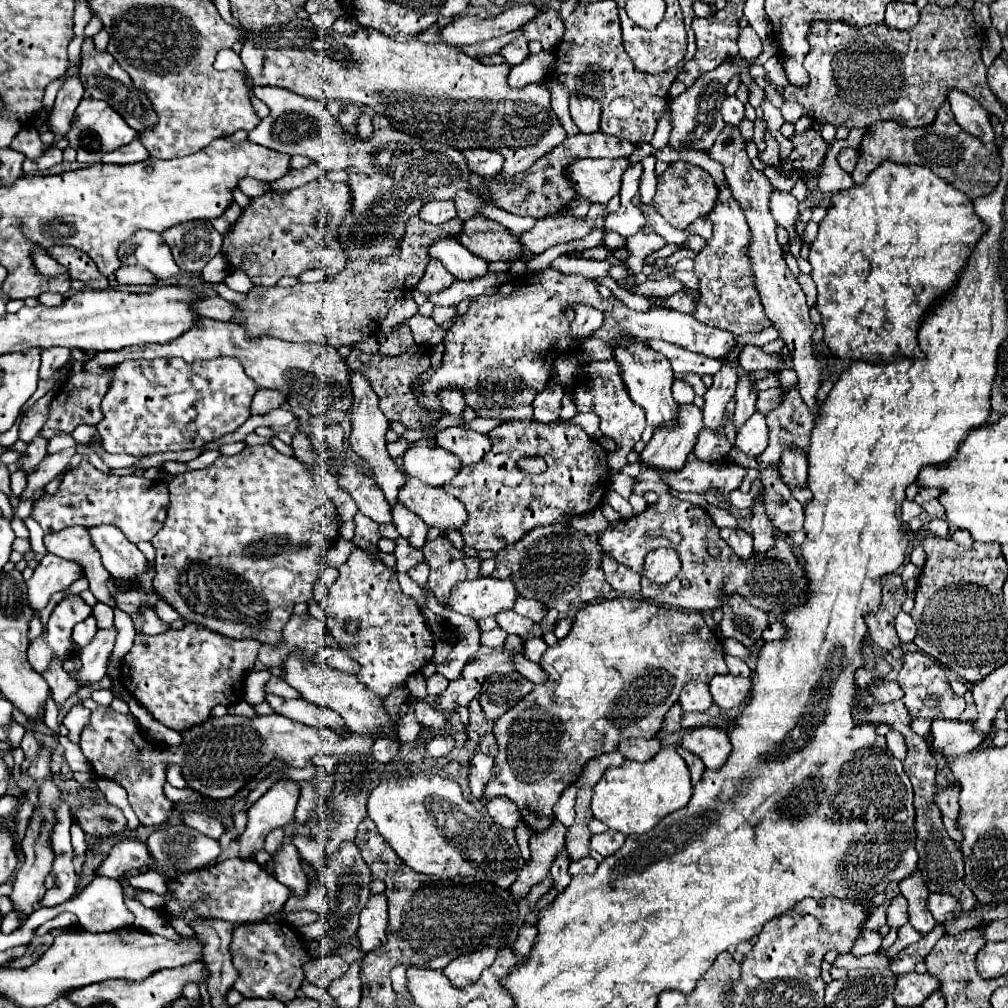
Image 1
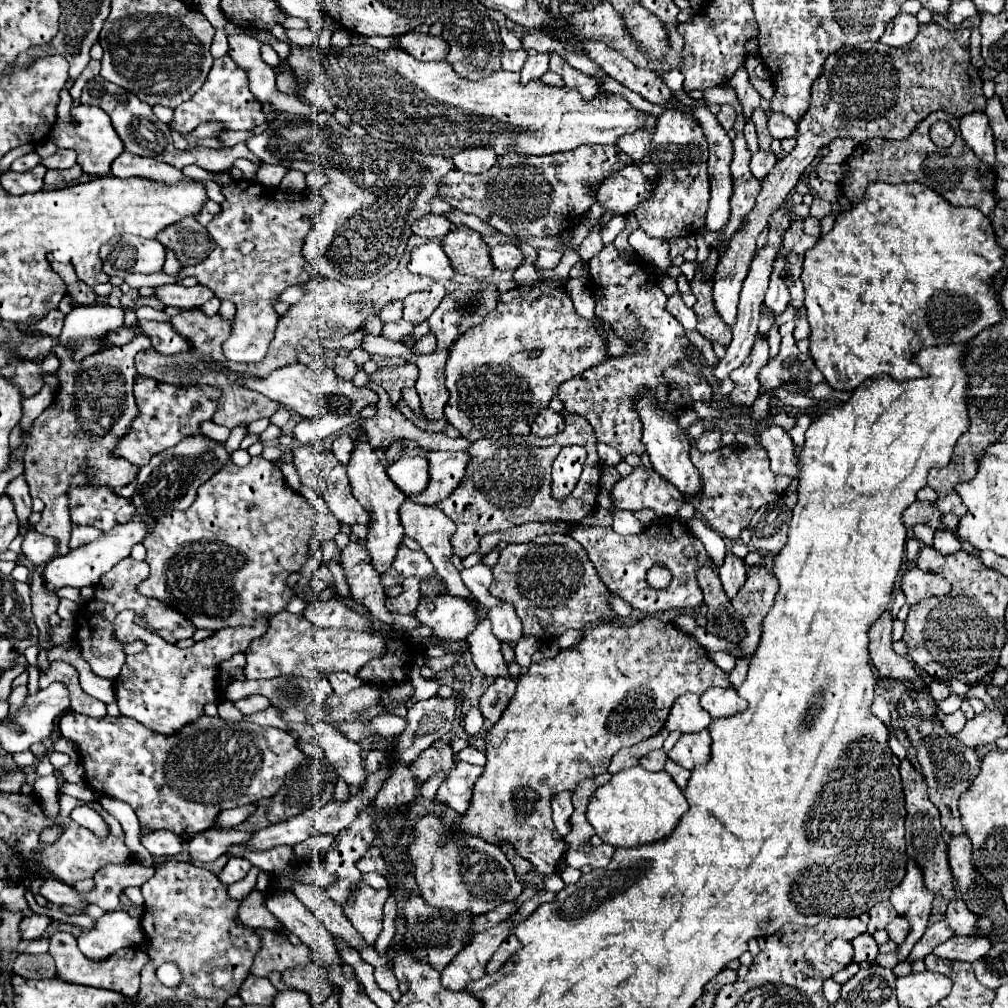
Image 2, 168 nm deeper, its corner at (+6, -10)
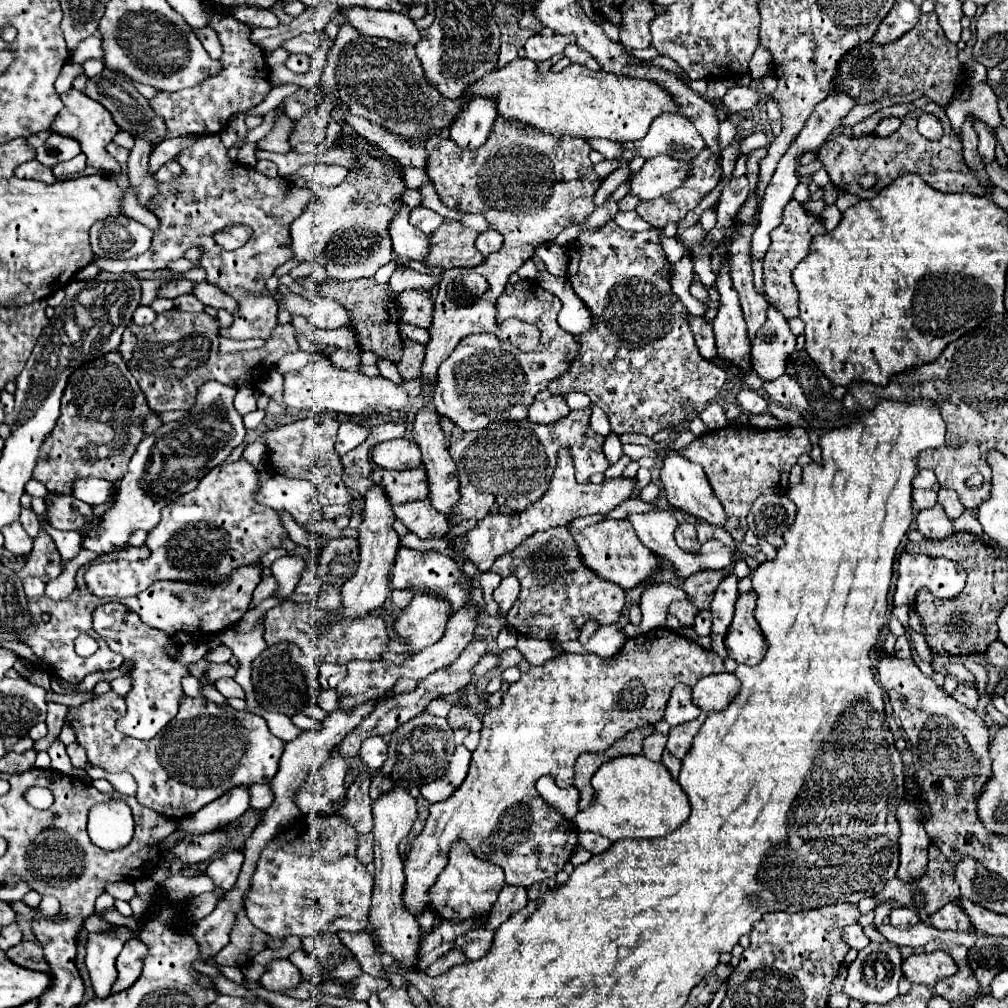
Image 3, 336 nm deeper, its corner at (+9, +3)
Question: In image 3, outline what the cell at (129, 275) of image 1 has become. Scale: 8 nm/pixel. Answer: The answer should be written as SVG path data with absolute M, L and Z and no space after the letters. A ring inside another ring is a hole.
M193 282L193 292L191 292L197 300L201 300L203 304L209 304L213 308L225 308L227 312L233 314L235 310L235 300L229 298L225 292L221 292L219 288L211 286L209 282Z

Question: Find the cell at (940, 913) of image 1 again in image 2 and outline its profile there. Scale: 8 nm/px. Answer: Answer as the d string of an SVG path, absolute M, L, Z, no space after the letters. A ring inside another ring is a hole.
M954 899L950 905L948 905L948 911L946 911L946 917L944 917L950 927L954 929L956 935L980 935L978 933L978 917L966 909L964 901L962 899Z

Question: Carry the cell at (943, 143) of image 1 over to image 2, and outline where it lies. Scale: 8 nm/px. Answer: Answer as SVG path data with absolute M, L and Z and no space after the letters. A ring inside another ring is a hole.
M936 111L930 113L916 129L914 133L904 141L888 141L888 139L870 139L864 141L854 149L854 153L844 161L842 165L846 169L844 179L840 181L840 193L852 203L858 205L864 197L864 191L868 183L872 181L884 181L884 183L922 183L934 189L938 195L942 195L948 203L958 207L976 207L984 215L990 215L996 207L996 173L978 161L974 157L972 149L964 143L964 139L958 133L958 119L950 117L948 113ZM948 119L948 123L956 129L956 141L950 149L938 149L930 137L928 127L938 121ZM920 149L920 153L916 153Z

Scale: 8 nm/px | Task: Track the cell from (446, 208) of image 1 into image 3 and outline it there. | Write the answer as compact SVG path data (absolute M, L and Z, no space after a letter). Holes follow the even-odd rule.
M425 206L413 208L413 210L411 210L411 218L409 218L409 222L411 222L413 226L417 226L419 230L423 230L425 234L435 232L435 230L441 226L443 220L445 220L443 216L439 216L435 210L429 210L429 208L425 208Z

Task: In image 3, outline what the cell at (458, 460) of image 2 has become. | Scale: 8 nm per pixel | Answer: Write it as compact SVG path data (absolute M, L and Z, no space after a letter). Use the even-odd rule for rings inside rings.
M373 464L371 480L385 488L391 504L427 498L427 472L423 472L423 464L411 472L393 472Z

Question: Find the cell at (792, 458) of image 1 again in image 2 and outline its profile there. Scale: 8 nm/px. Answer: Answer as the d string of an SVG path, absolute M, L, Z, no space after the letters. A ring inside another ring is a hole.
M770 425L760 433L760 445L768 451L772 469L776 473L788 473L792 479L798 475L794 459L794 443L782 427Z

